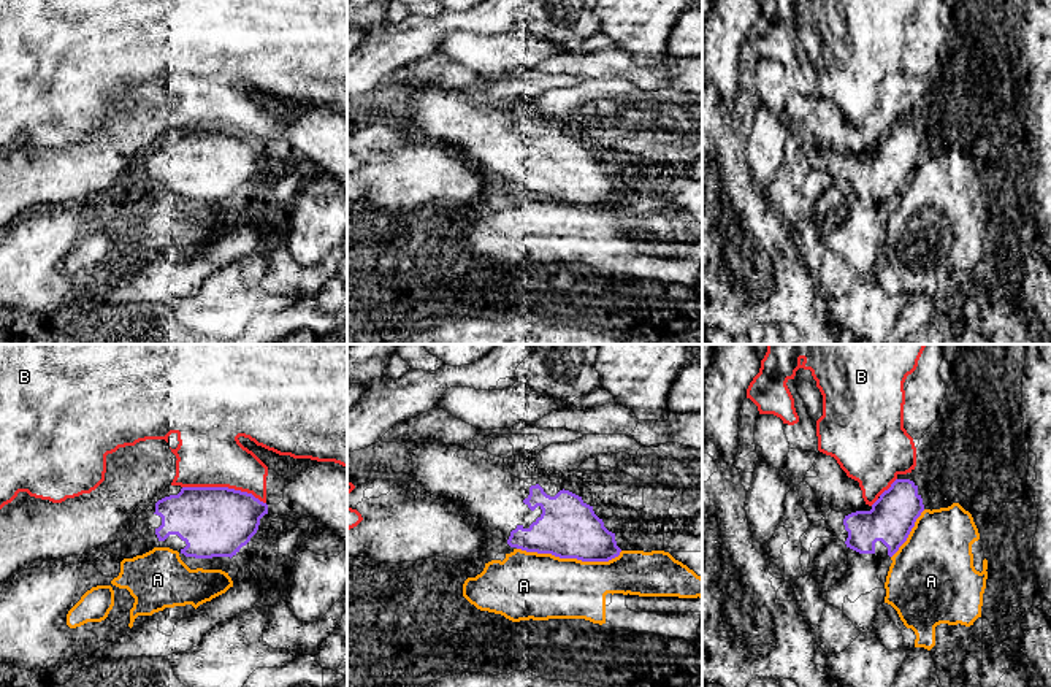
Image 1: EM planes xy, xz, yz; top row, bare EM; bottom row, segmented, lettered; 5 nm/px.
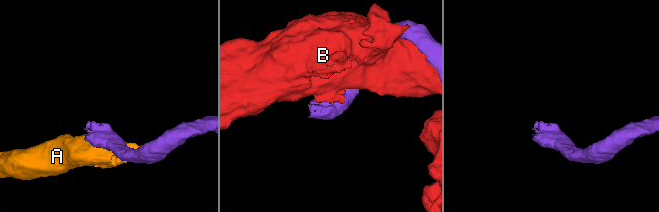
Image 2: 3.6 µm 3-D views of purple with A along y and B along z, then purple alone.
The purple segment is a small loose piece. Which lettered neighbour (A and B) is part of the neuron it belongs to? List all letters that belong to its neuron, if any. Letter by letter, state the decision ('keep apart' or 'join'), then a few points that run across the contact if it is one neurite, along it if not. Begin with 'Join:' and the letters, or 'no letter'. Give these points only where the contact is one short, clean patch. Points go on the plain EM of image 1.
Join: no letter
A: keep apart
B: keep apart

